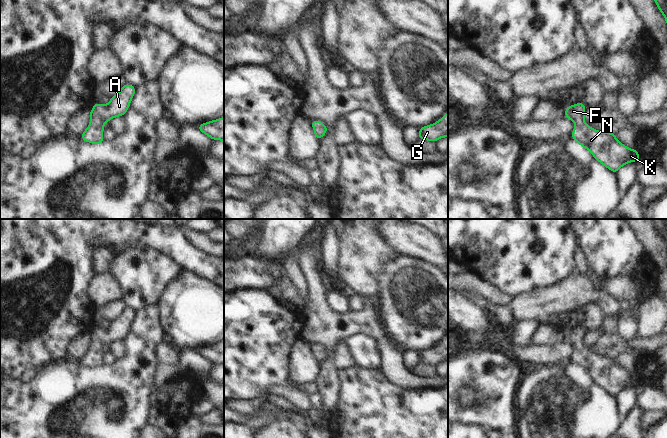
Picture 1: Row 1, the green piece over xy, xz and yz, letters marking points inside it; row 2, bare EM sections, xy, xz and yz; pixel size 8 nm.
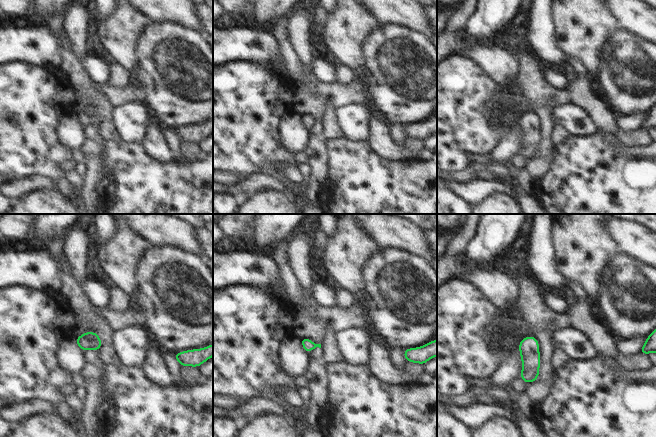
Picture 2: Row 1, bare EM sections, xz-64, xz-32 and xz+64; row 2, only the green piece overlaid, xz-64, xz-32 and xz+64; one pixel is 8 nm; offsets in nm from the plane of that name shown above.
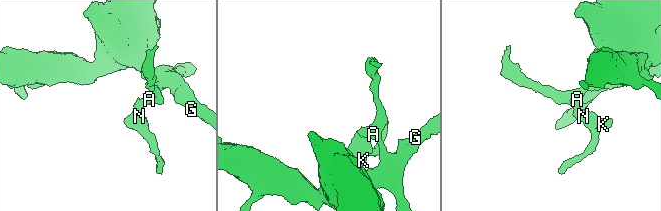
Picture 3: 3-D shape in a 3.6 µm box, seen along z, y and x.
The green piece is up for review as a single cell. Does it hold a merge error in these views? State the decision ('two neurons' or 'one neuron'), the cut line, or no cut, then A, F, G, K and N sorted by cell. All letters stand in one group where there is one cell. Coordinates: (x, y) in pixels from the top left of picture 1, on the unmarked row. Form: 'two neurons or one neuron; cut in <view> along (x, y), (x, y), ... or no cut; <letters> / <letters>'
one neuron; no cut; A F G K N

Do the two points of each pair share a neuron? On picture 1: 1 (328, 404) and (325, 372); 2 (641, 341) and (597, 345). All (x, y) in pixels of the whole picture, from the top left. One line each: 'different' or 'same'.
1: same
2: same

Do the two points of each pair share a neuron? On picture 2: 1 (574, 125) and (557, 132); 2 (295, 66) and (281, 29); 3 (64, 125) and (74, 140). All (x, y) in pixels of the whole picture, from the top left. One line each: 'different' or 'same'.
1: different
2: same
3: same

